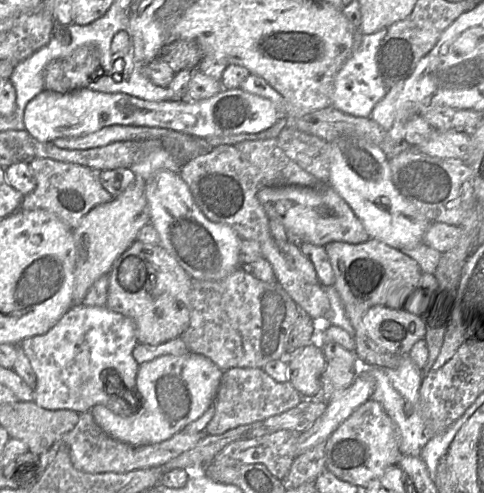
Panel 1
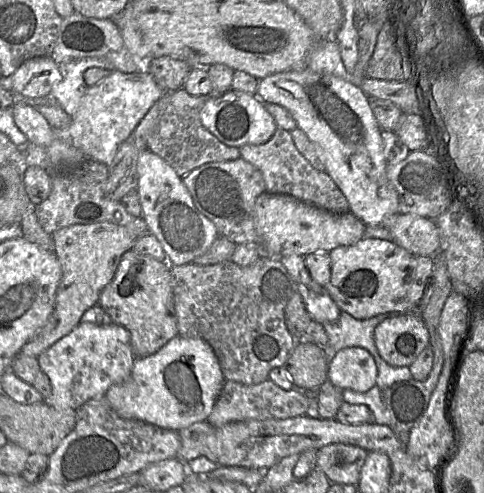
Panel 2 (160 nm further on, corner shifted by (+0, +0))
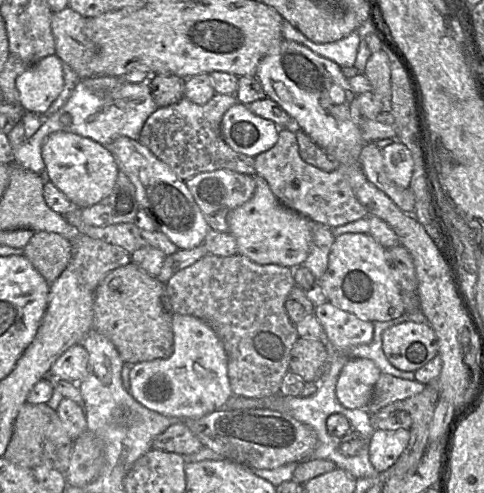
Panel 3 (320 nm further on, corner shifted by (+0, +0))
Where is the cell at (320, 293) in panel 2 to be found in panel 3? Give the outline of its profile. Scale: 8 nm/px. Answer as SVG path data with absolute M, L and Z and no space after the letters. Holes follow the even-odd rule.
M326 301L317 305L314 315L325 333L325 340L339 352L357 345L368 344L374 335L374 323L364 321Z

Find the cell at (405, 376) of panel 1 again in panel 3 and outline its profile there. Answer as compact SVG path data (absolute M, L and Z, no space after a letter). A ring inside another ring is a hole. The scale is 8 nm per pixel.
M392 321L385 322L385 323L374 323L374 335L373 339L368 344L363 345L357 345L355 347L351 347L350 349L347 349L346 352L341 352L342 354L346 354L348 358L365 358L370 359L375 362L375 364L378 366L378 368L381 370L382 373L390 374L394 377L414 381L415 375L413 372L406 372L401 371L395 368L393 365L390 364L388 359L385 356L384 350L383 350L383 344L382 344L382 336L385 330L392 325Z

